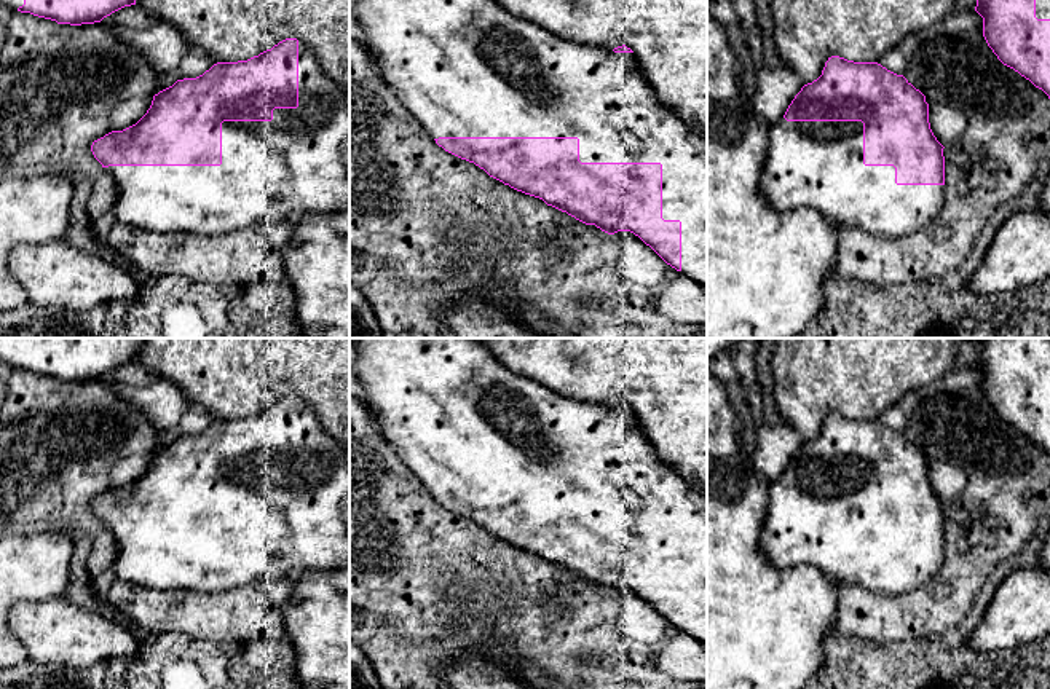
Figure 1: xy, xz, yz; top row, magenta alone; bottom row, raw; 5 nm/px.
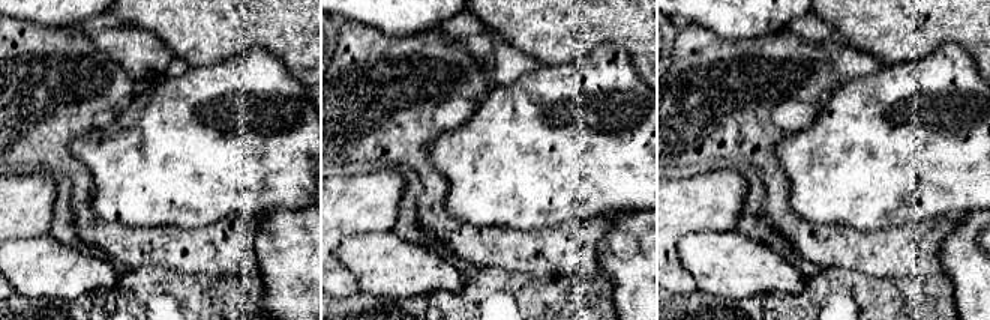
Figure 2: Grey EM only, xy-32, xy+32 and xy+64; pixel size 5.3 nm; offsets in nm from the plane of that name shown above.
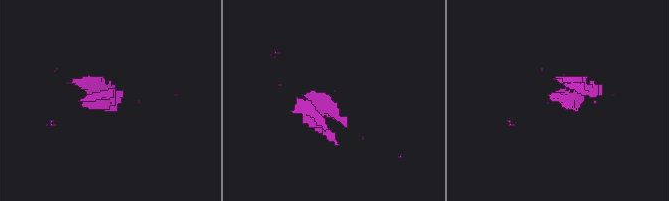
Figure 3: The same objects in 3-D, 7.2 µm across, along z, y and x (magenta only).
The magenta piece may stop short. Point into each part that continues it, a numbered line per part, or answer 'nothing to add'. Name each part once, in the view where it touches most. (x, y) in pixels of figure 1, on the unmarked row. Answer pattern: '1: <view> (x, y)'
1: xz (463, 423)

